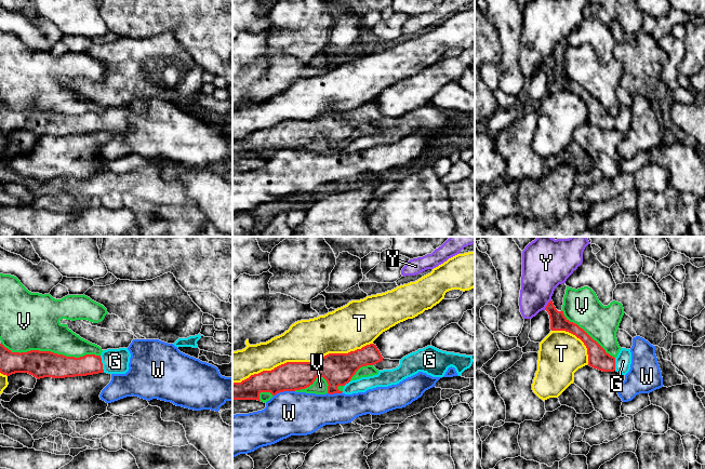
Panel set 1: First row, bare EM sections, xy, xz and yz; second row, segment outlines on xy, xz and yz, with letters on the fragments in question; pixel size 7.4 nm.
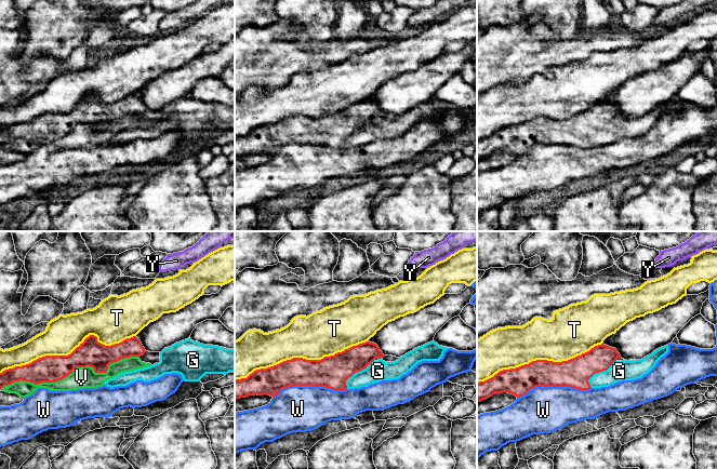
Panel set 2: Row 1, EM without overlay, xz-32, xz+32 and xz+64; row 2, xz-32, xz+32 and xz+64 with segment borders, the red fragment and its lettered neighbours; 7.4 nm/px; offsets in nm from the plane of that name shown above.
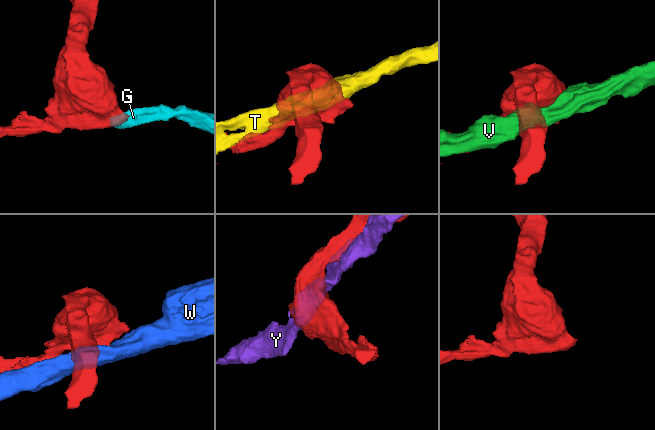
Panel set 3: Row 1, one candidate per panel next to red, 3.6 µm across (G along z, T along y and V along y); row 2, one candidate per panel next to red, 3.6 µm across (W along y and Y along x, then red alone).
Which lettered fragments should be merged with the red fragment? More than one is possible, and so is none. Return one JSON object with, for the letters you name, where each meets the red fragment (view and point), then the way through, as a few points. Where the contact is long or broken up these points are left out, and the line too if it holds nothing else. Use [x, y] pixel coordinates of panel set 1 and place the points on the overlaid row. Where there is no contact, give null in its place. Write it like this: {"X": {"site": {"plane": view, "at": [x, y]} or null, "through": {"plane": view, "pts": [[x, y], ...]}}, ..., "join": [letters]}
{"G": {"site": {"plane": "xy", "at": [102, 364]}, "through": {"plane": "xy", "pts": [[68, 366], [102, 364], [115, 361]]}}, "join": ["G"]}

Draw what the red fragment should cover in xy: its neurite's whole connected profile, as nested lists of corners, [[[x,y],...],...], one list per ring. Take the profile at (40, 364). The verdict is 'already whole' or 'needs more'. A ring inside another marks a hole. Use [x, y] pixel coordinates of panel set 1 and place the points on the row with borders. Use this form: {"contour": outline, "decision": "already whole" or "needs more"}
{"contour": [[[0,344],[0,373],[28,373],[37,379],[65,378],[98,373],[125,374],[131,353],[128,348],[103,350],[101,356],[66,357],[51,351],[12,352]]], "decision": "needs more"}

